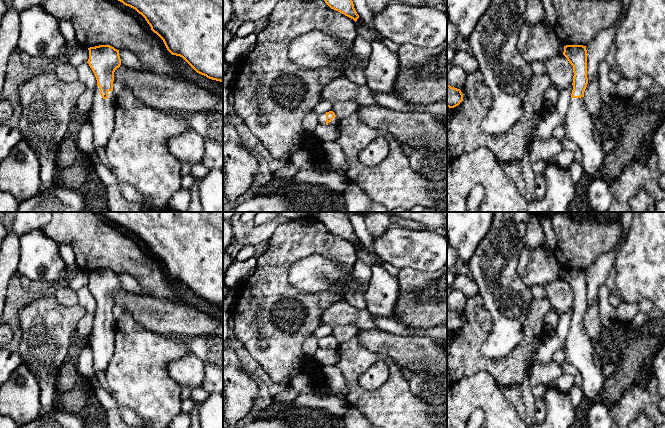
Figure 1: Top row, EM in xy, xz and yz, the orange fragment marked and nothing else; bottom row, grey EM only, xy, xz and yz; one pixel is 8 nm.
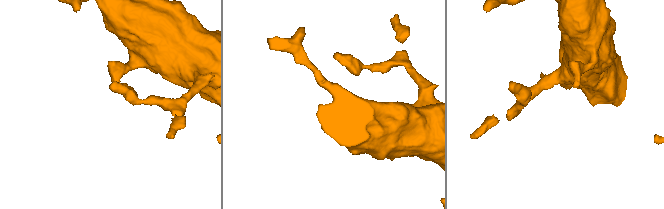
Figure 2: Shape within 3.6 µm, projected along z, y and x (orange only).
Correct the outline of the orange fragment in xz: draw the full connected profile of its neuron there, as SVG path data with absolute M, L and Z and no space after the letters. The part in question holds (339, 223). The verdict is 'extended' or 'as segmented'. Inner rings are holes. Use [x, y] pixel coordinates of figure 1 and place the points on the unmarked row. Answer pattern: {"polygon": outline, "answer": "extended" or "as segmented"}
{"polygon": "M315 212L314 217L323 223L331 233L344 238L355 246L359 242L350 220L350 214L345 212Z", "answer": "as segmented"}

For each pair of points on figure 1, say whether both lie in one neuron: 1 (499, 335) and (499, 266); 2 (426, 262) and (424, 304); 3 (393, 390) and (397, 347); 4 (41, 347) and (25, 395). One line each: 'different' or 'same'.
1: same
2: different
3: different
4: different

